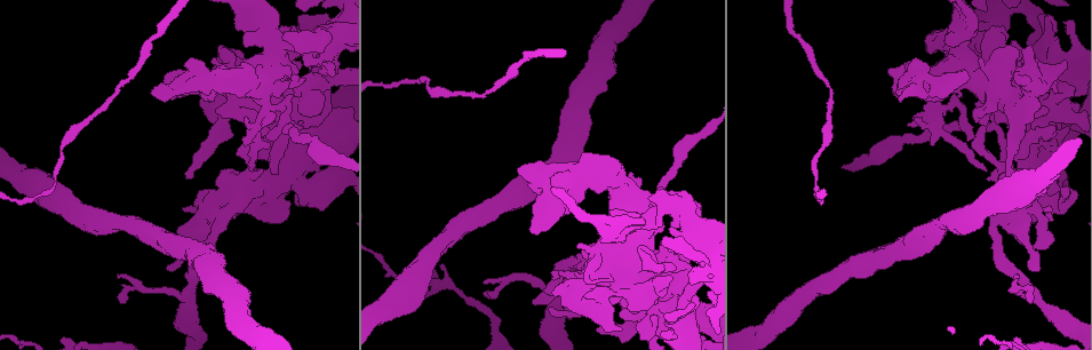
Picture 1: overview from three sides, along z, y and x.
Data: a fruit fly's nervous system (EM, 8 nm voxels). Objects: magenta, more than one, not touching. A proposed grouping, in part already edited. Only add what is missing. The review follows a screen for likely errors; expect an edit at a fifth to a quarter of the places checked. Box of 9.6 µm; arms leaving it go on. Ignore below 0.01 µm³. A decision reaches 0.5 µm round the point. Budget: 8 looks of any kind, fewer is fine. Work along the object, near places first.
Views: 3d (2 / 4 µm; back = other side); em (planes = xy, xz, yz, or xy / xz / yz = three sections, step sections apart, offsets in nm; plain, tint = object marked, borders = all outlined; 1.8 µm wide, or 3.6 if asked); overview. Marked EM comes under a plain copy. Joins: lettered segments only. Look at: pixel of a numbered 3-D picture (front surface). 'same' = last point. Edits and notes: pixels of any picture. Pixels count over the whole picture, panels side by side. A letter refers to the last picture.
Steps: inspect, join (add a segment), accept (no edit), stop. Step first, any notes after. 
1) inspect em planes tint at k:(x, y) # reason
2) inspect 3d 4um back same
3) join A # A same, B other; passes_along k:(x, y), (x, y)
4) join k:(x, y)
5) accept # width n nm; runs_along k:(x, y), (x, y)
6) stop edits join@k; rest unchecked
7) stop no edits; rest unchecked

inspect 3d 4um at 1:(314, 132) # touches itself

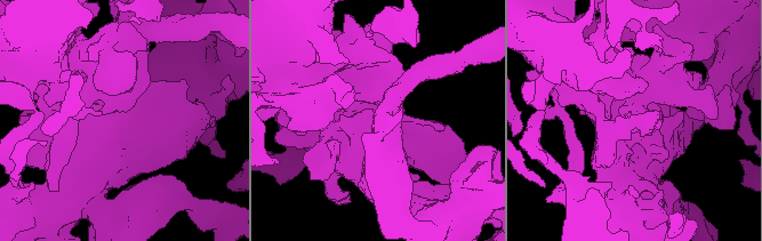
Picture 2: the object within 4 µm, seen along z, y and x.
inspect em 3.6um planes borders at 2:(117, 125) # shape alone is not enough

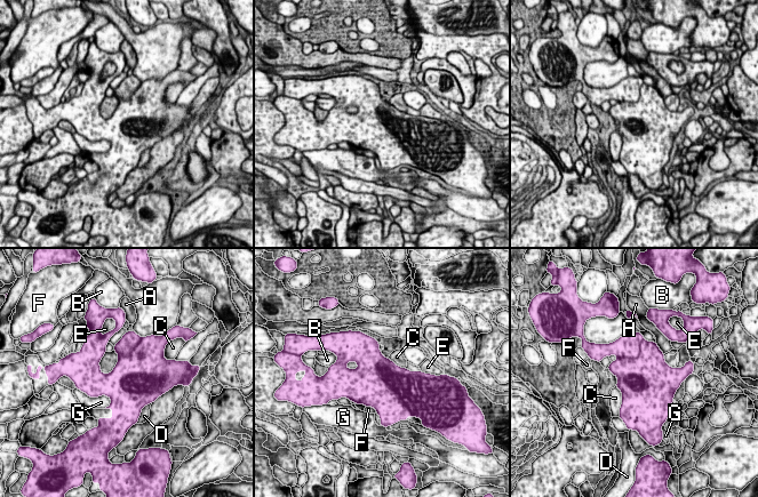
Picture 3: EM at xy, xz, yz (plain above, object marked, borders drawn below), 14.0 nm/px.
accept # width 750 nm; A other, B other, C other, D other, E other, F other, G other; border 3:(615, 386), (621, 393), (620, 410); no lettered segment goes on from it

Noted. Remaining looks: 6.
inspect em yz step 8 borders at 1:(330, 67) # abrupt turn

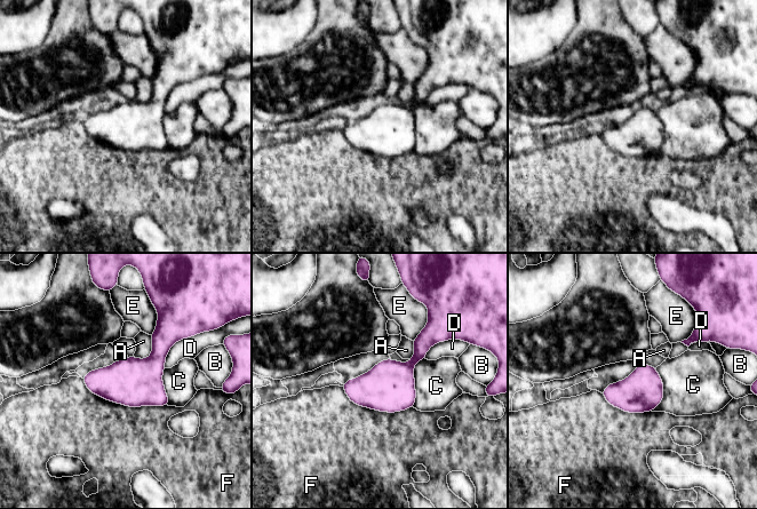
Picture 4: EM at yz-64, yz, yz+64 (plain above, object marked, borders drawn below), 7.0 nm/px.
inspect em planes borders same # cut it another way

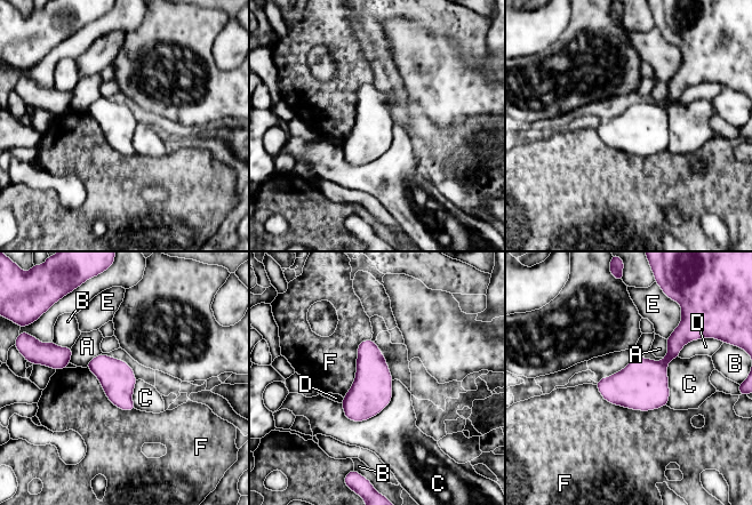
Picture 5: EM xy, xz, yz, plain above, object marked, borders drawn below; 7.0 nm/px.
accept # width 240 nm; A other, B other, C other, D other, E other, F other; border 5:(392, 379), (376, 415), (344, 416); no lettered segment goes on from it

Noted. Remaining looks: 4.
stop no edits; rest unchecked

